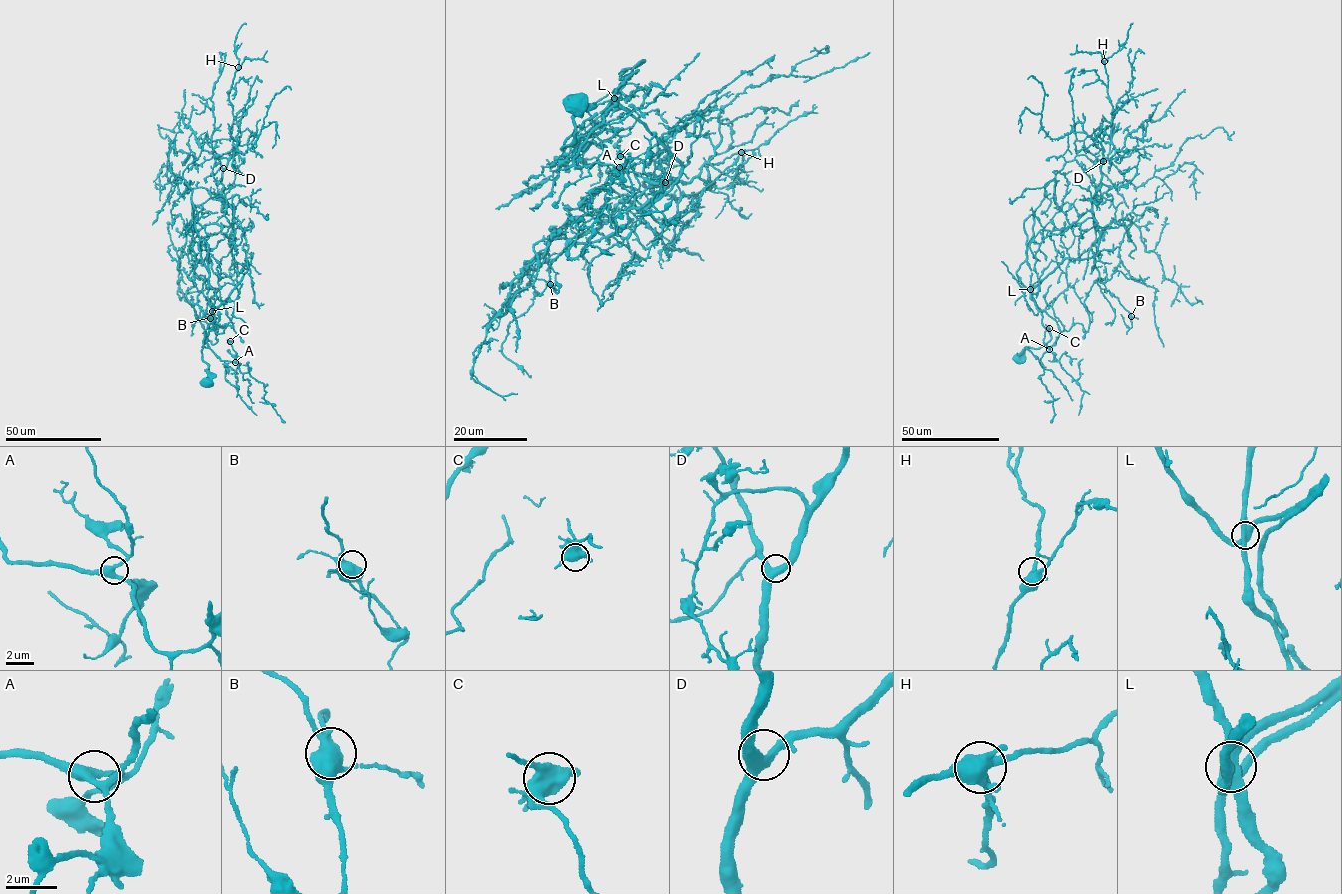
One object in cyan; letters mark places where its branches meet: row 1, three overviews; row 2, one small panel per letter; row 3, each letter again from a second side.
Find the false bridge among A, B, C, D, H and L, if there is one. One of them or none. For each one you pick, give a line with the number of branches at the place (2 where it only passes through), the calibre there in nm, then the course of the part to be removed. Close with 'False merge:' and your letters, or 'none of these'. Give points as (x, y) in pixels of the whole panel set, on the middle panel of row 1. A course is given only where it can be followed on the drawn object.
False merge: none of these

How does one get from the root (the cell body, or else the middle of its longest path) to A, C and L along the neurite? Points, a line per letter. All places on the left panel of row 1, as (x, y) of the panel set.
A: (207, 383), (209, 367), (201, 350), (214, 308), (207, 345), (221, 360), (235, 362)
C: (207, 383), (209, 367), (201, 350), (214, 308), (207, 345), (221, 360), (233, 362), (237, 359), (230, 341)
L: (207, 383), (206, 370), (209, 367), (201, 350), (204, 330), (215, 308), (211, 311)

